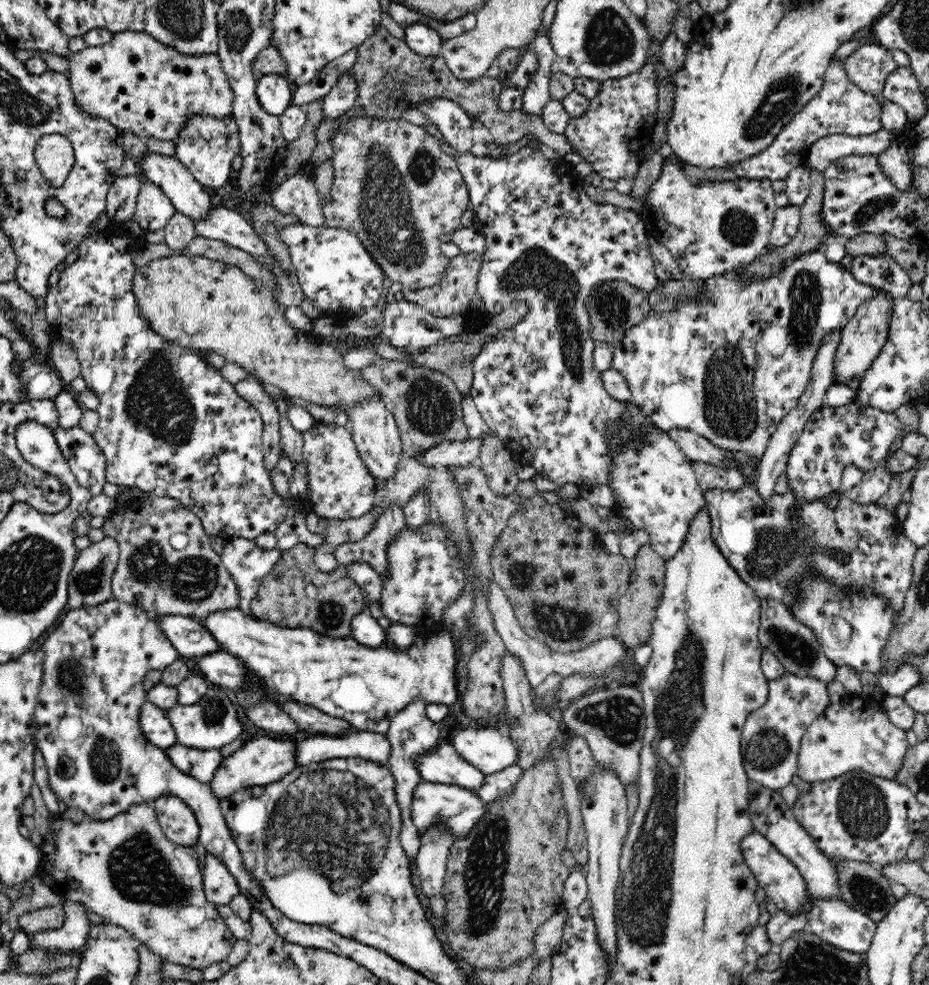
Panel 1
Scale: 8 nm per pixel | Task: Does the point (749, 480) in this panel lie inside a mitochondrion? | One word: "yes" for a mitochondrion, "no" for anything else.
no

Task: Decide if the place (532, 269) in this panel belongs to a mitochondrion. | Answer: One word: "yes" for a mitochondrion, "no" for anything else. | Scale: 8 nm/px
yes

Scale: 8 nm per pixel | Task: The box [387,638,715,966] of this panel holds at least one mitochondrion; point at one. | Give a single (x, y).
(487, 857)

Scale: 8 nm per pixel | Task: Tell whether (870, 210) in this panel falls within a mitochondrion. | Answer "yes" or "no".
yes

